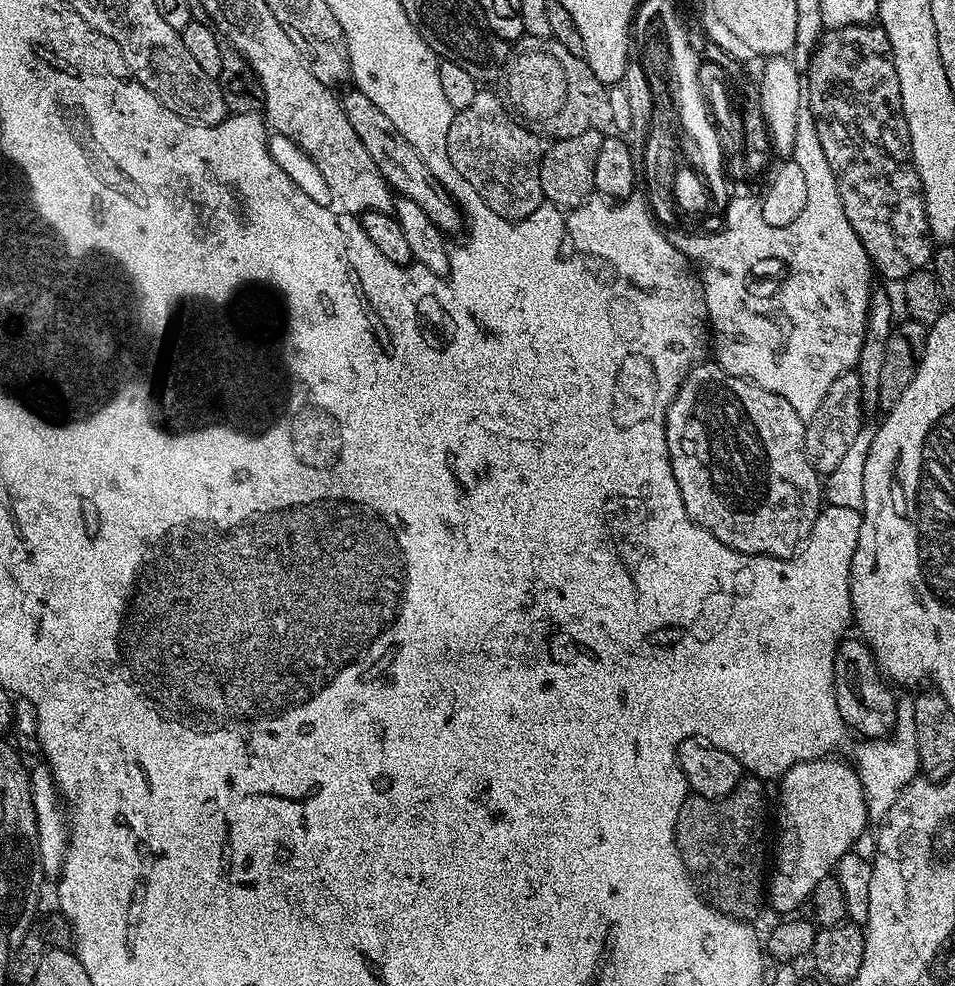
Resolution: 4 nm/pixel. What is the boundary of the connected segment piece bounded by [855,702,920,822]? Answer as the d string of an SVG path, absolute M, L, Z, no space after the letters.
M911 702L901 703L896 709L896 726L890 738L879 740L861 739L860 764L855 765L864 788L865 806L873 821L880 822L894 805L901 790L920 772L920 759L916 749L916 731L914 730L914 706Z

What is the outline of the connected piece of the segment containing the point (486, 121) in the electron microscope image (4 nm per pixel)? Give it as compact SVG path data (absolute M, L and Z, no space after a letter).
M480 90L470 106L459 109L453 115L448 135L451 171L459 179L470 182L470 186L474 186L476 193L483 198L486 206L490 206L490 210L494 210L494 214L505 216L508 220L524 220L545 203L540 181L540 160L544 157L545 145L537 133L515 120L505 101L501 97L500 100L494 93Z

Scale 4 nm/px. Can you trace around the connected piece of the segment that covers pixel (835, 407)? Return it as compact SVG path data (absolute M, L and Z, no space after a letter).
M855 370L843 372L838 378L834 378L834 382L830 382L830 390L826 390L822 406L818 406L818 410L804 425L804 453L814 471L827 474L834 470L845 457L846 450L857 437L865 420L858 374Z

